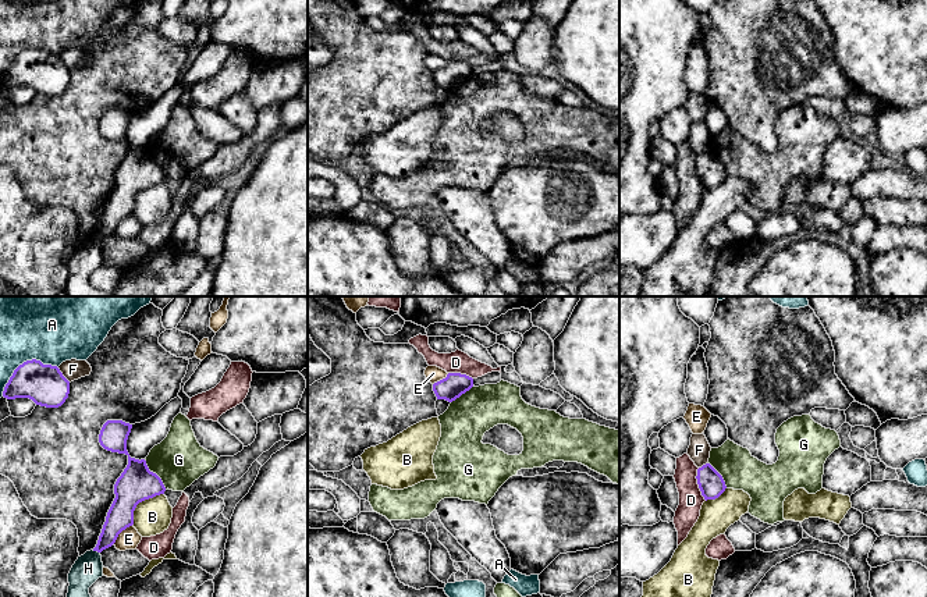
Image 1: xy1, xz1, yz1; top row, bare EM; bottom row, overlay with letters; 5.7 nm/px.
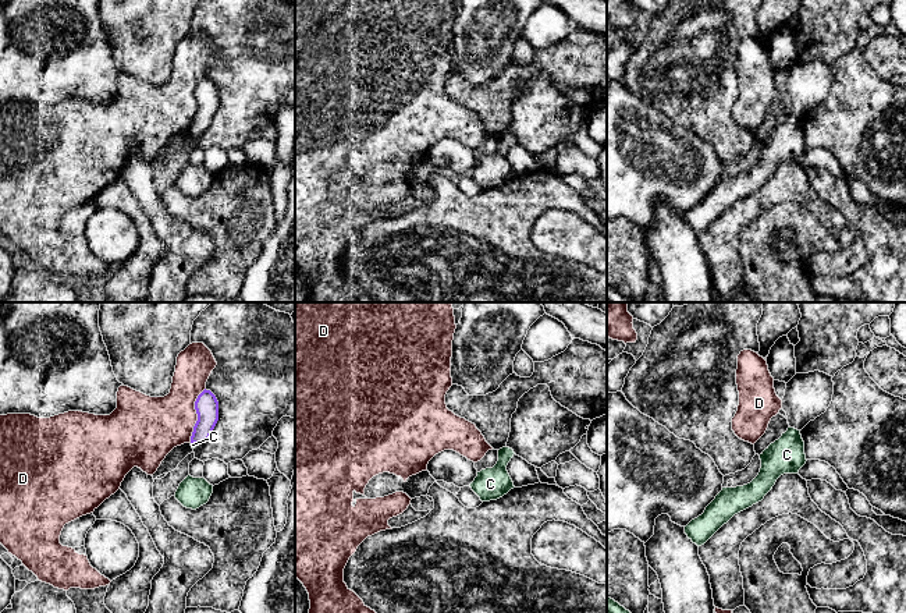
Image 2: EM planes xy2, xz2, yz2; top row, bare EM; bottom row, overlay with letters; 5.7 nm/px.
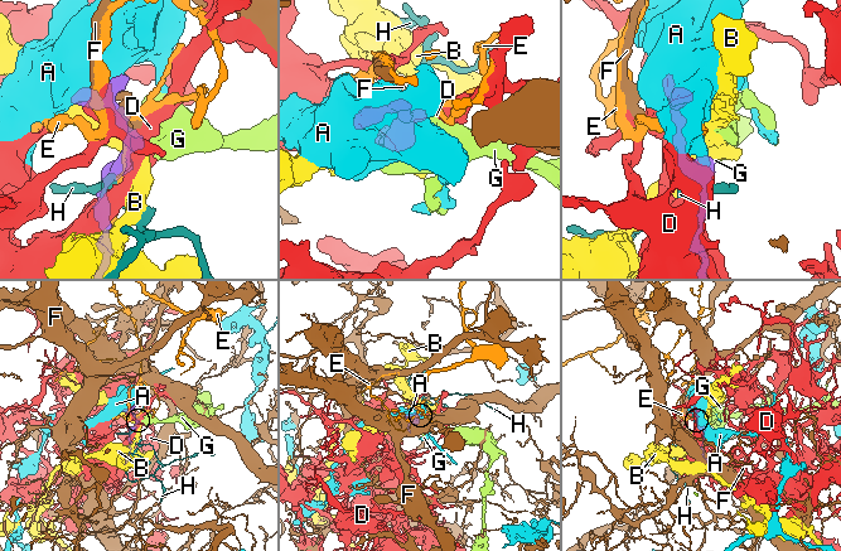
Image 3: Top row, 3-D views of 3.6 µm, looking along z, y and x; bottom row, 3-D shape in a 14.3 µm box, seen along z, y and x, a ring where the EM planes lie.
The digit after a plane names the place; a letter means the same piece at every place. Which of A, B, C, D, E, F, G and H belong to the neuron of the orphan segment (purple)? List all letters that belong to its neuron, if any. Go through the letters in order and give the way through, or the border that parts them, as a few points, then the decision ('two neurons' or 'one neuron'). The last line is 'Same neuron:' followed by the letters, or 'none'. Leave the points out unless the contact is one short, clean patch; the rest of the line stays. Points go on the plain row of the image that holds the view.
A: two neurons
B: border along xy1 (163, 181), (142, 188), (134, 199), (132, 212); two neurons
C: runs through xy2 (206, 92), (206, 110), (194, 130), (192, 133); one neuron
D: two neurons
E: two neurons
F: two neurons
G: border along xy1 (144, 148), (166, 177); two neurons
H: border along xy1 (92, 238), (99, 241); two neurons
Same neuron: C

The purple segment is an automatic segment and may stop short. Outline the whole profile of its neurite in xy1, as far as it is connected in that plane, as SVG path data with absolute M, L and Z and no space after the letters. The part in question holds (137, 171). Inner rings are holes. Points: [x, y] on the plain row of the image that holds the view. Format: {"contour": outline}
{"contour": "M107 109L99 122L100 134L107 139L125 142L128 153L114 173L116 186L93 237L97 241L111 235L118 223L134 213L134 199L139 191L166 180L161 167L149 159L145 148L129 145L127 128L131 117L132 113L122 109Z"}

